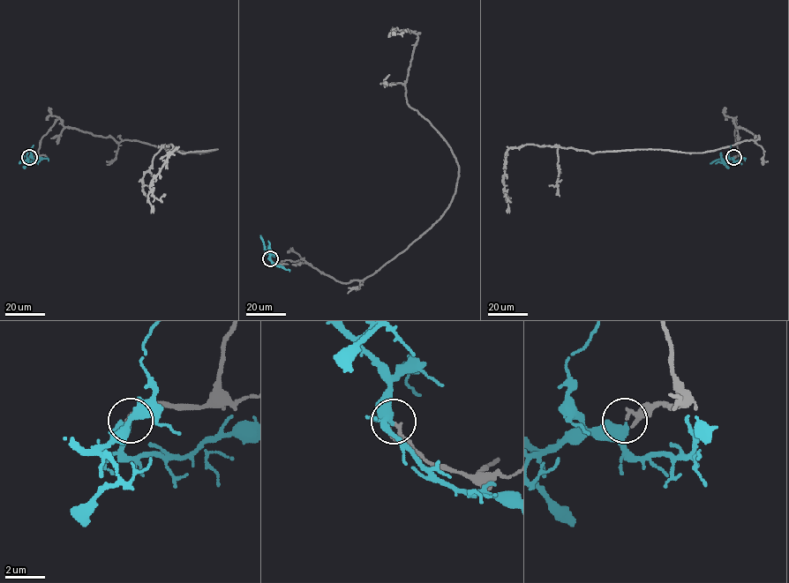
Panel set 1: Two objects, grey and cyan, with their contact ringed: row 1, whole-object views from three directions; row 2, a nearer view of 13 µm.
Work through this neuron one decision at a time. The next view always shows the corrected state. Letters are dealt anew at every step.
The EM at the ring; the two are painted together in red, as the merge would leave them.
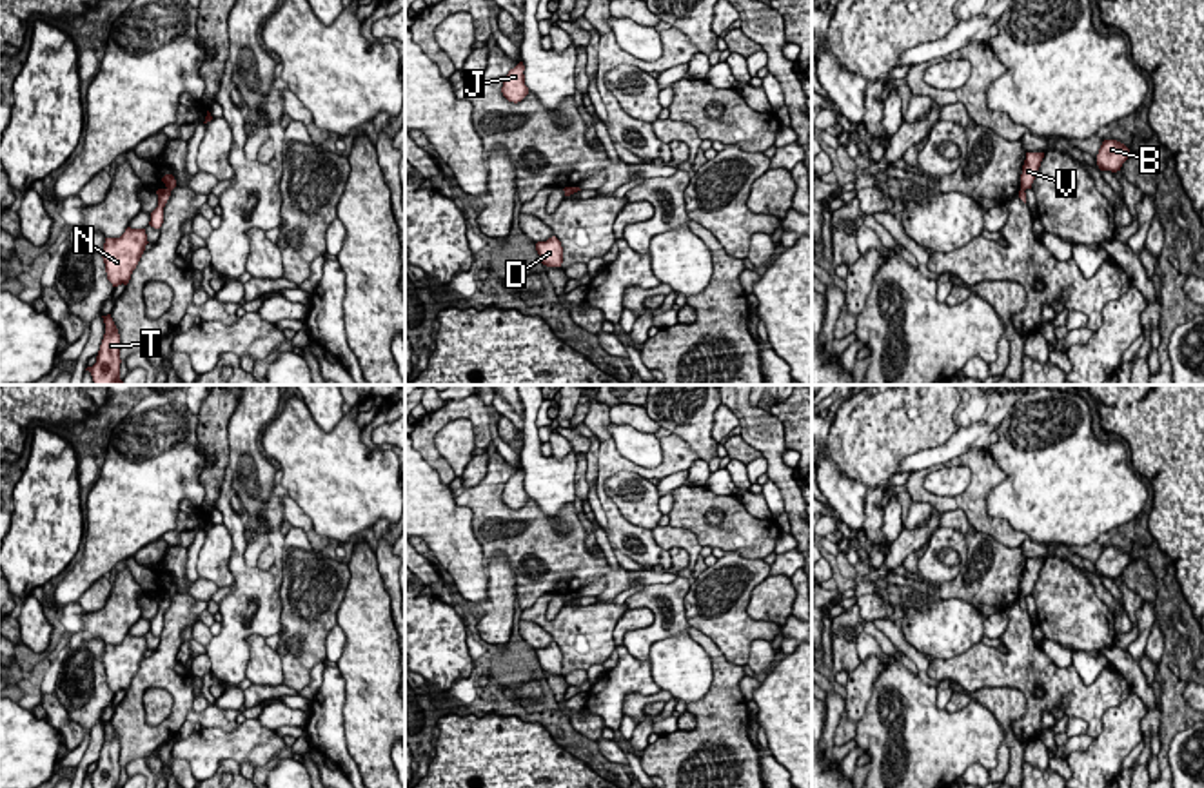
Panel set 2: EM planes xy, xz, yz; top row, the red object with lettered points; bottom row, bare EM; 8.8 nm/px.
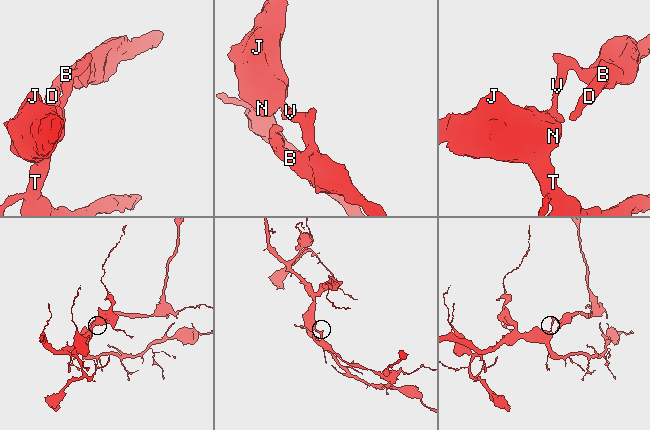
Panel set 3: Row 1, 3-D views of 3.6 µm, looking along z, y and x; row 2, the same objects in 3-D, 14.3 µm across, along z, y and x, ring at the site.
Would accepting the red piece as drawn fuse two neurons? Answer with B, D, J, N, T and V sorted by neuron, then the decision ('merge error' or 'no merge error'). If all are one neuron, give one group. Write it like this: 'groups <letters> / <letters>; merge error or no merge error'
groups B D V / J N T; merge error

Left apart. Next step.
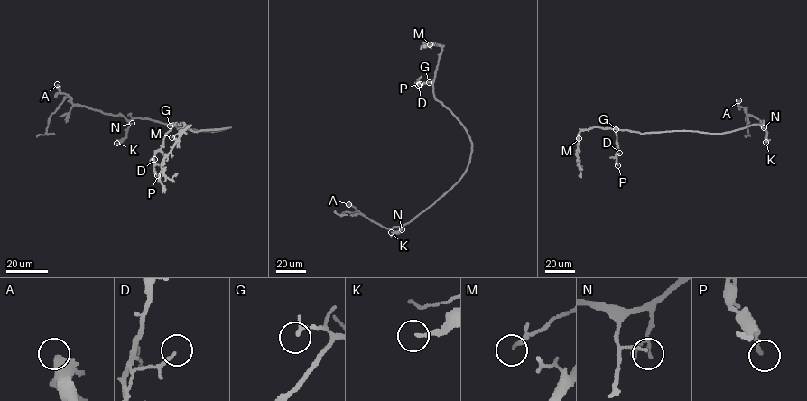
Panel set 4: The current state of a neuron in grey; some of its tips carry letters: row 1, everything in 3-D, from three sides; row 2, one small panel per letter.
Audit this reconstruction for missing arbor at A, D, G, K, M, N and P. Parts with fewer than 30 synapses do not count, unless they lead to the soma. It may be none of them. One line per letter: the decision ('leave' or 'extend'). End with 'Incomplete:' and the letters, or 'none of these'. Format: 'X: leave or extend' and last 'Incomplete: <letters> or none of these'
A: leave
D: leave
G: leave
K: leave
M: leave
N: leave
P: leave
Incomplete: none of these

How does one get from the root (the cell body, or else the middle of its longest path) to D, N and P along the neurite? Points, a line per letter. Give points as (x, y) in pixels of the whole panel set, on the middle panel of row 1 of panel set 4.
D: (468, 164), (472, 142), (466, 129), (436, 99), (431, 82), (417, 82), (418, 85)
N: (468, 164), (461, 178), (401, 227), (402, 229)
P: (468, 164), (472, 142), (466, 129), (436, 99), (431, 82), (417, 82), (420, 84)

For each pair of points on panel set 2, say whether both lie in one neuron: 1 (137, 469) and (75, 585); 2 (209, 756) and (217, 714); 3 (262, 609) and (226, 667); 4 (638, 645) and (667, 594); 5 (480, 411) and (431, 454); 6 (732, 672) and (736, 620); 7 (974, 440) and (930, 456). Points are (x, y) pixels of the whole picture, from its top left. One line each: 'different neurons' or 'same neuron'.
1: same neuron
2: different neurons
3: same neuron
4: same neuron
5: same neuron
6: different neurons
7: same neuron

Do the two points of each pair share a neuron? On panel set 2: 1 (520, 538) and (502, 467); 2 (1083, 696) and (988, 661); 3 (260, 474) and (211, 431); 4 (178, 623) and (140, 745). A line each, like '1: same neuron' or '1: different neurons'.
1: same neuron
2: same neuron
3: different neurons
4: same neuron

